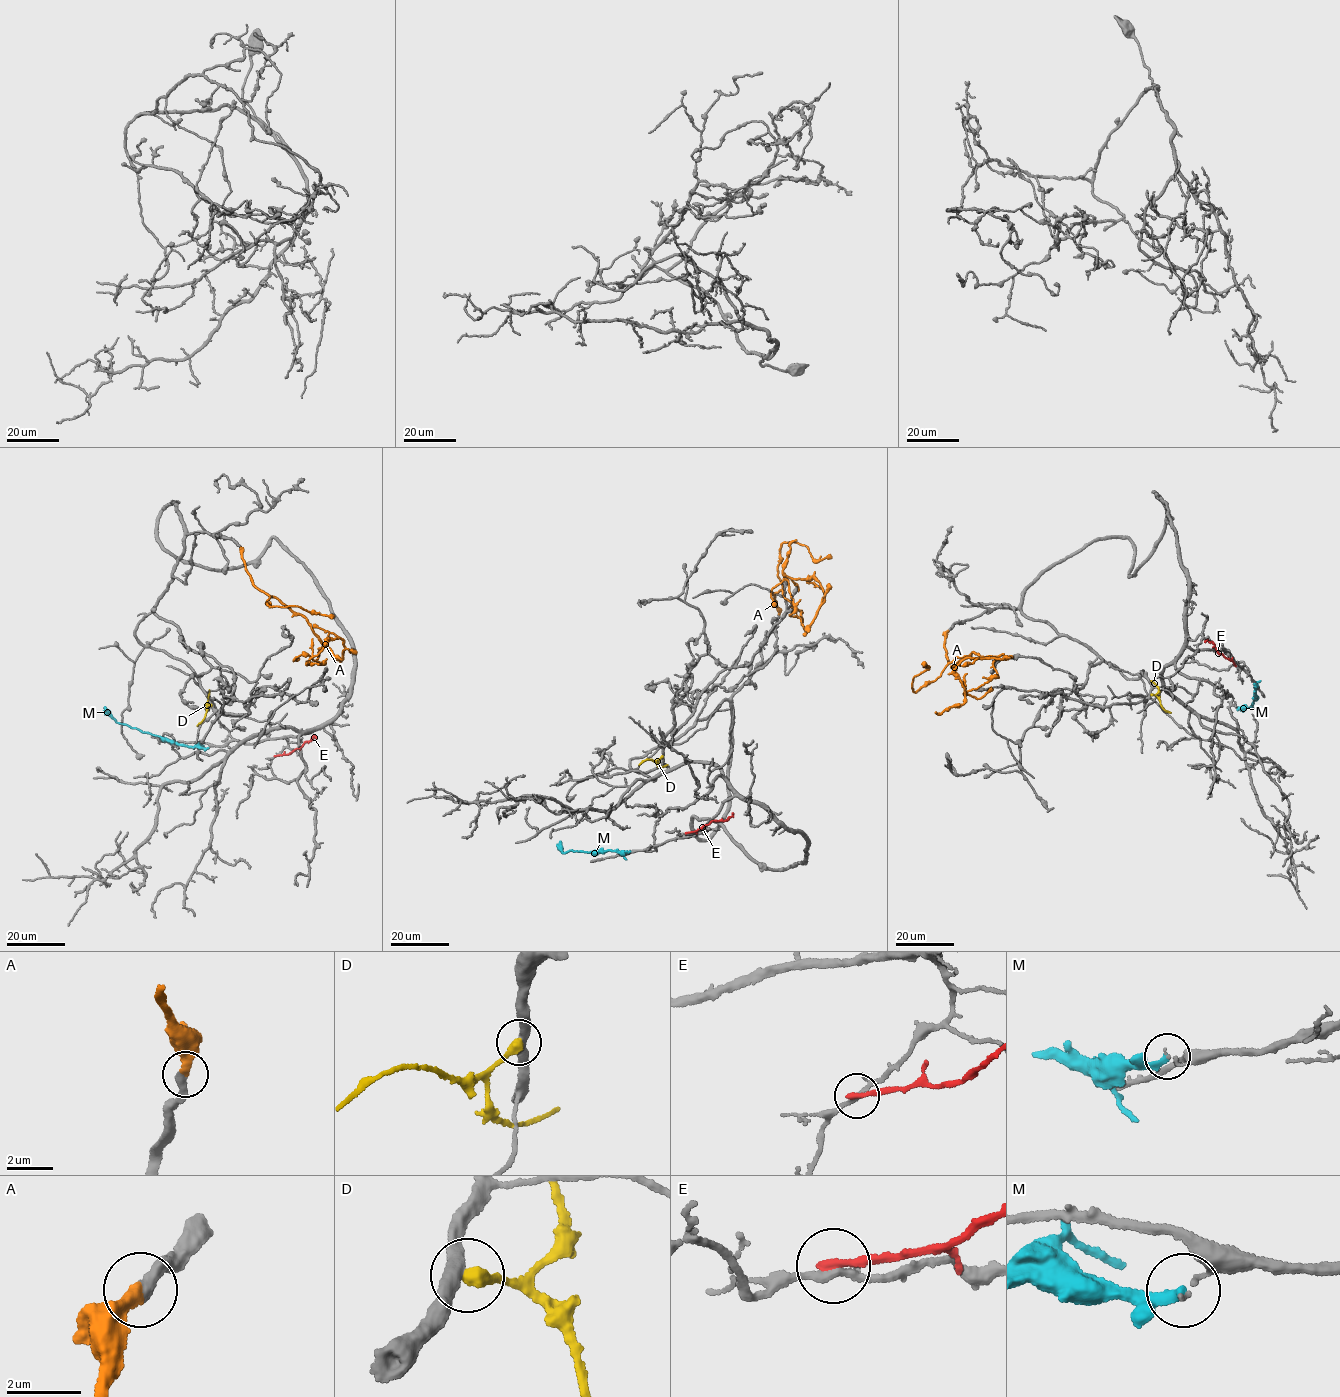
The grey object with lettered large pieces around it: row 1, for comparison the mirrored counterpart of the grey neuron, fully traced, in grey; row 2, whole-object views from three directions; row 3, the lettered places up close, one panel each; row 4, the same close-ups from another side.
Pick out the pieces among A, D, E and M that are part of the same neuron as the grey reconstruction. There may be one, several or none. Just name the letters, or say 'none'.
A

